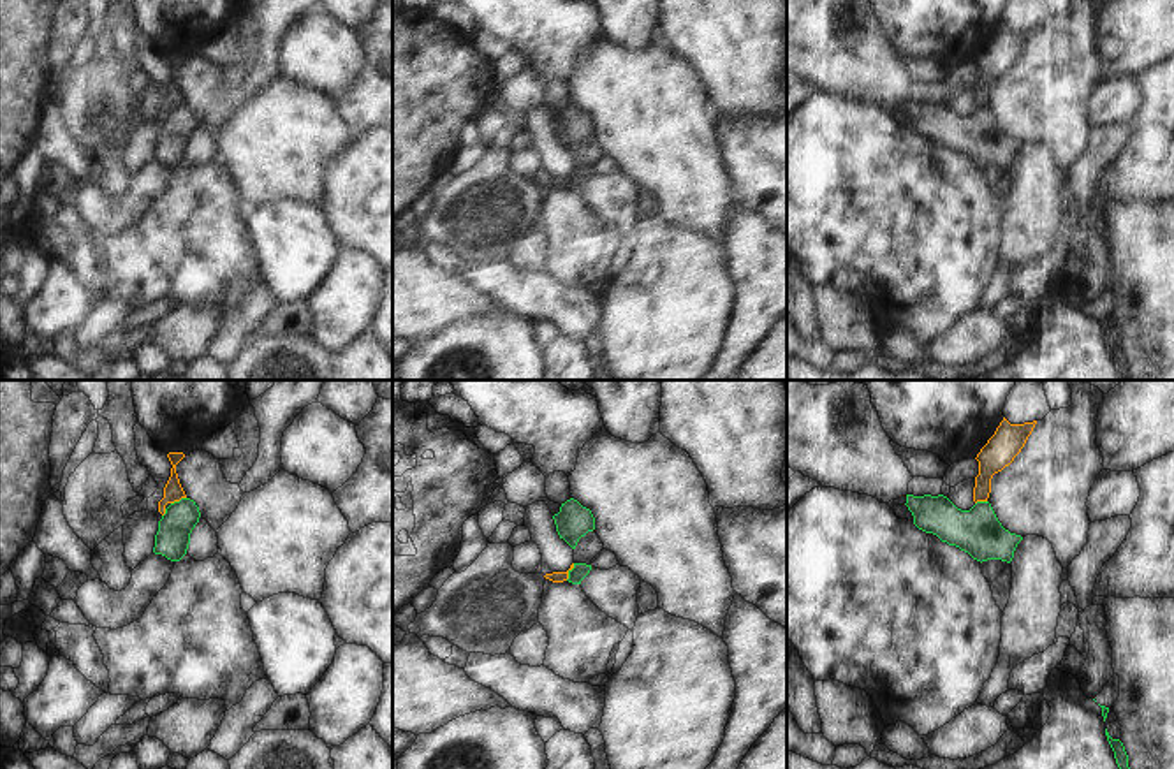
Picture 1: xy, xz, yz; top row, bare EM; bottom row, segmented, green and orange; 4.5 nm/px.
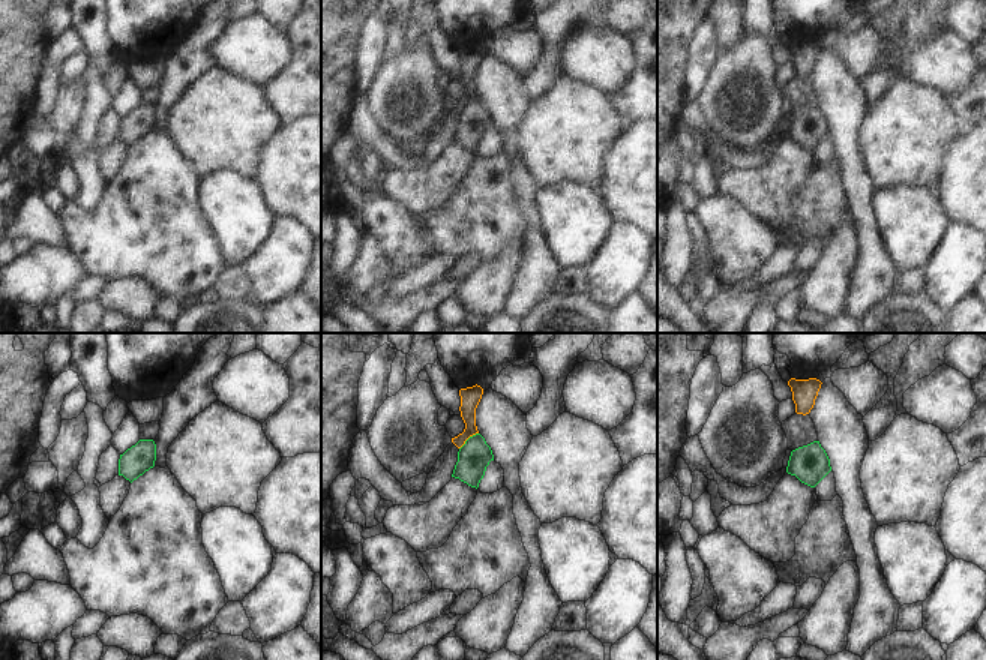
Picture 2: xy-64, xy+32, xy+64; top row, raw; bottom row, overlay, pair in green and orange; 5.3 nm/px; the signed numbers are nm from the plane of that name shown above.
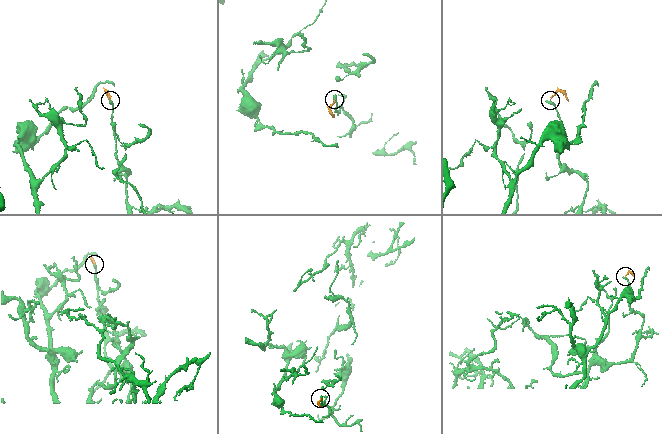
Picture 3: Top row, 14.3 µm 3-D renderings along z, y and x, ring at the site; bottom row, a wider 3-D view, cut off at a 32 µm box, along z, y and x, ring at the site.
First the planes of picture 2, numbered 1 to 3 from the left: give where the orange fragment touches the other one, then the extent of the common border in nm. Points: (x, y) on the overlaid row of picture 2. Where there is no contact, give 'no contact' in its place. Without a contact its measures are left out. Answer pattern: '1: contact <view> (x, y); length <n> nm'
1: no contact
2: contact xy+32 (467, 440); length 140 nm
3: no contact

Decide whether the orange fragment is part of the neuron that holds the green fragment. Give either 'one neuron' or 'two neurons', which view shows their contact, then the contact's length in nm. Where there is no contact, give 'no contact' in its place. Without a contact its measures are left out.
two neurons; contact in xz; length 90 nm

